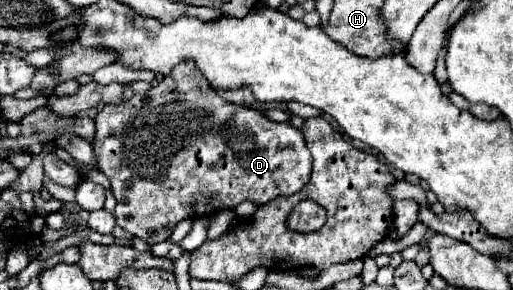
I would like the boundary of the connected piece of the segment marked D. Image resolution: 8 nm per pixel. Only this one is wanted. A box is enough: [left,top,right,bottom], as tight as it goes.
[94,63,312,247]

